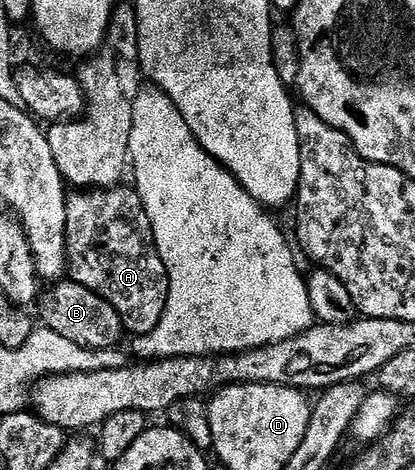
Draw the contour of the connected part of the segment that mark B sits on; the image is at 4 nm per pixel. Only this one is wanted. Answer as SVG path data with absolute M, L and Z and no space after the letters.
M70 278L61 279L49 288L52 289L43 293L38 304L44 319L41 320L43 327L86 348L115 348L120 344L120 336L125 335L124 323L118 318L118 310L114 310L106 298L94 294L94 290L86 290L86 286L76 284Z

